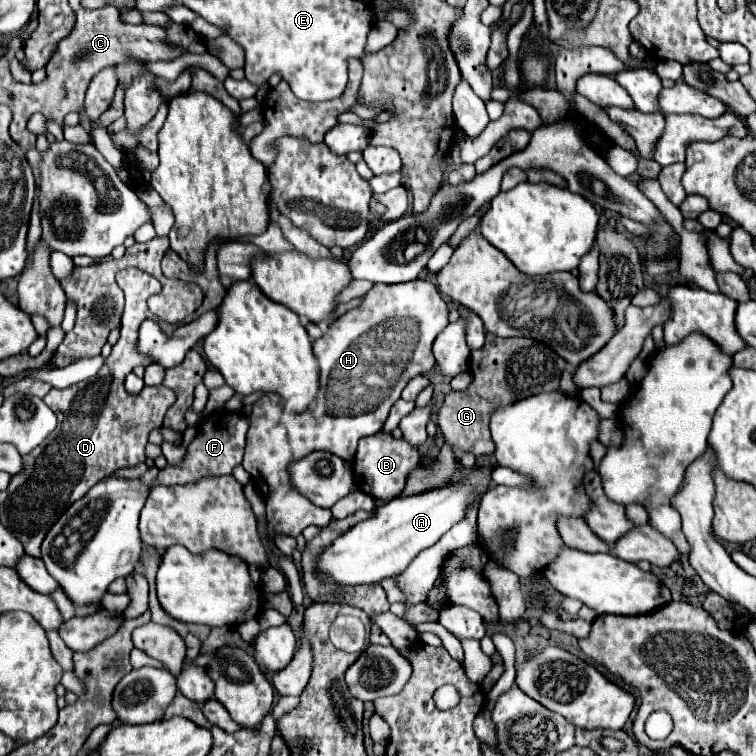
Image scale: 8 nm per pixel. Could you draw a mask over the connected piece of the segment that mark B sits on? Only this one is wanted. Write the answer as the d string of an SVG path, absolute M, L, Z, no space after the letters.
M380 430L376 436L366 436L358 444L358 450L356 450L356 456L352 462L354 484L364 494L368 494L376 500L390 502L402 494L402 490L406 488L406 480L408 480L410 472L416 468L422 468L422 466L424 466L424 462L422 462L422 456L420 456L416 446L406 442L404 438L396 440L392 434Z

